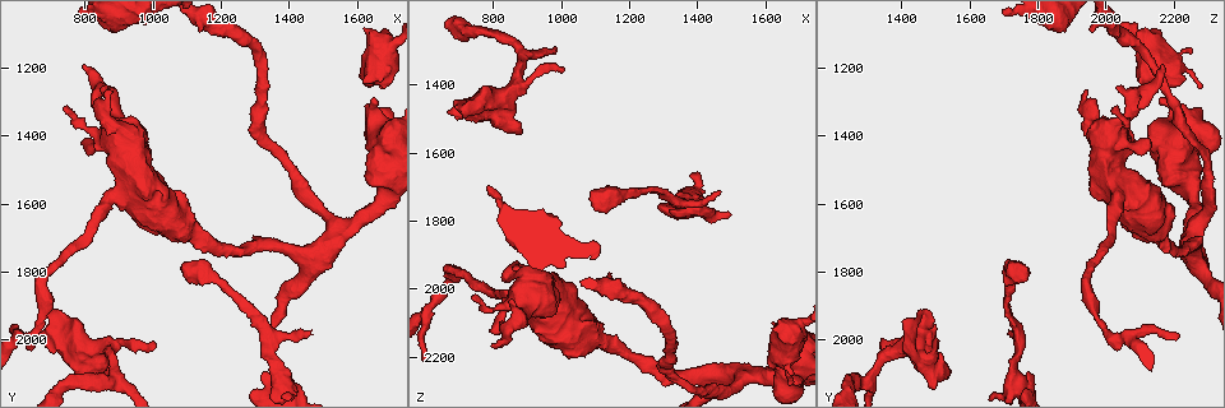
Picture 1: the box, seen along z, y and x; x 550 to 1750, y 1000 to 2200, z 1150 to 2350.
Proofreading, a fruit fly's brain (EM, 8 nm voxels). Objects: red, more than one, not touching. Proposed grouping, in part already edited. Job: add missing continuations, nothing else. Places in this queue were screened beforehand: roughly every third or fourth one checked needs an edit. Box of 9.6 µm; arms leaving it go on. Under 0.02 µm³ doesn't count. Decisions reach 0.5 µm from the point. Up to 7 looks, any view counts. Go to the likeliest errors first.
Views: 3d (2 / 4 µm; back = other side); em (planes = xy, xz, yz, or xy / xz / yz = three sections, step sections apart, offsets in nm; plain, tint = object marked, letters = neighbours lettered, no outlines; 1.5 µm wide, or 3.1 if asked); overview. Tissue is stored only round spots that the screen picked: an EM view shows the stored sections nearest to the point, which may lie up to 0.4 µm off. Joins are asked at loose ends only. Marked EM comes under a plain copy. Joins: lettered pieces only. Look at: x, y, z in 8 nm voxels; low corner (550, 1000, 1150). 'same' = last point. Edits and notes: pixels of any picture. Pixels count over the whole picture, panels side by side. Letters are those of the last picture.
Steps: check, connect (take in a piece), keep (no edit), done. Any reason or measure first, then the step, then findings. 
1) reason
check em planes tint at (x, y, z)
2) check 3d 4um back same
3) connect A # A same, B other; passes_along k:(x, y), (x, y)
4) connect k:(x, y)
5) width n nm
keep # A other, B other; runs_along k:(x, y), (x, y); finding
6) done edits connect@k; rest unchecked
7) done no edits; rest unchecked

an open end
check 3d 2um at (1470, 1990, 1720)

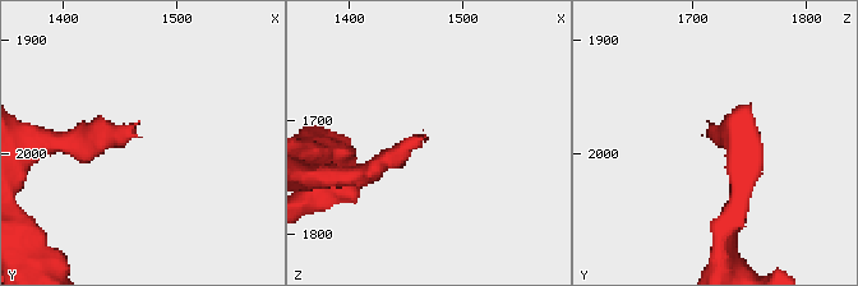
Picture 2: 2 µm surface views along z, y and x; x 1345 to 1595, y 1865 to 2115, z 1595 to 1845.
check em planes letters at (1468, 1990, 1716)

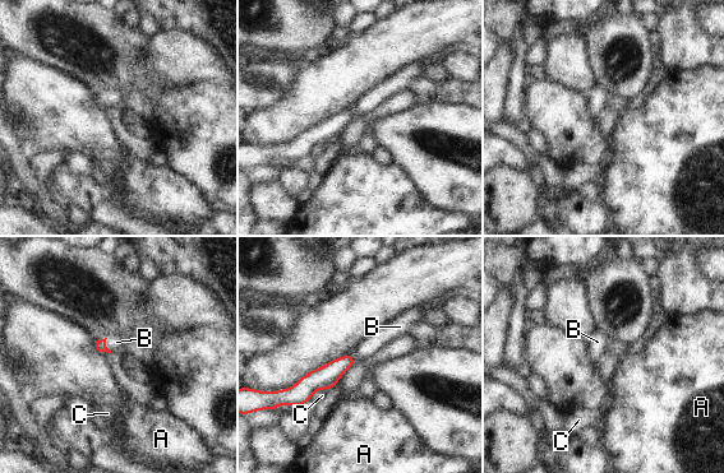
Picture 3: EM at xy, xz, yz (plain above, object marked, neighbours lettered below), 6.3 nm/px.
connect B # A other, B same, C other; passes_along 3:(100, 344), (105, 346), (116, 342); it goes on there

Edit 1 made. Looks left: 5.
check overview

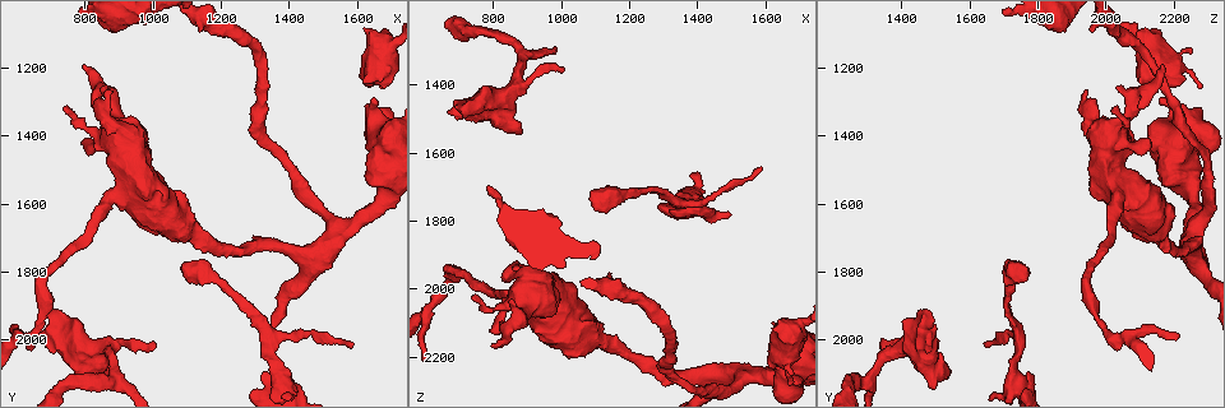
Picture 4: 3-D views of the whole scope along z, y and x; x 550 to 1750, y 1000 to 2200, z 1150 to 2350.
free end
check 3d 4um at (810, 1190, 2160)

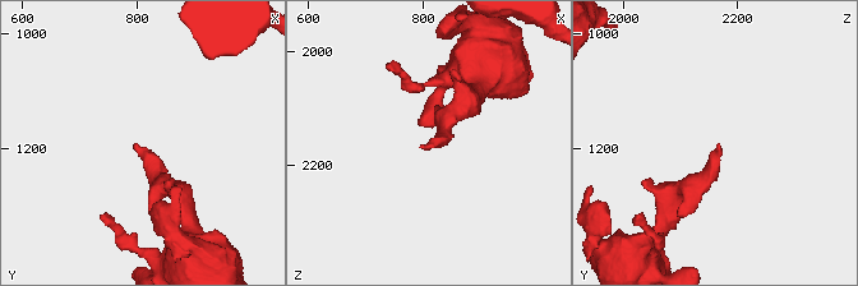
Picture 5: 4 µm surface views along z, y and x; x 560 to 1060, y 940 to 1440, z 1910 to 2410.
check em planes tint at (800, 1200, 2160)

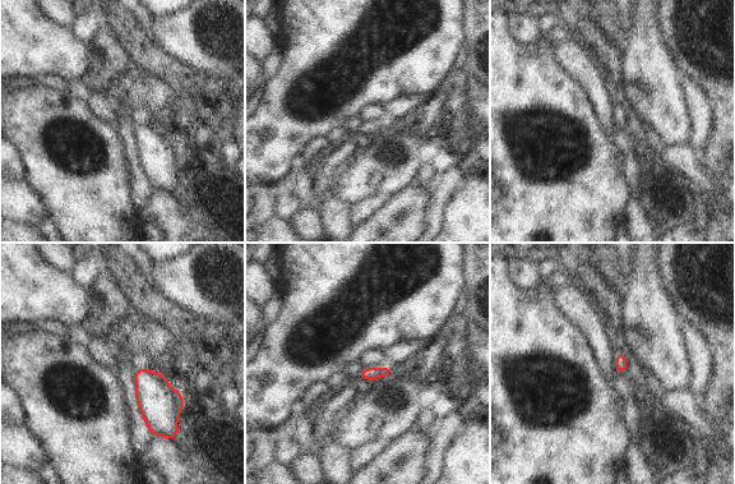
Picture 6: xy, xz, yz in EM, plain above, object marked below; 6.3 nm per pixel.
check em planes letters same

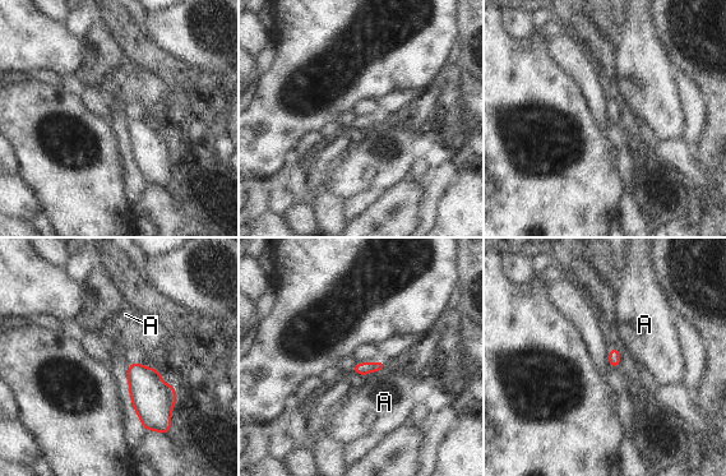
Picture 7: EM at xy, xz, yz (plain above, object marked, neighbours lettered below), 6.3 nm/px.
keep # A other; border 7:(387, 368), (370, 371), (365, 377); no lettered piece goes on from it

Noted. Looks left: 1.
done edits connect@3; rest unchecked

